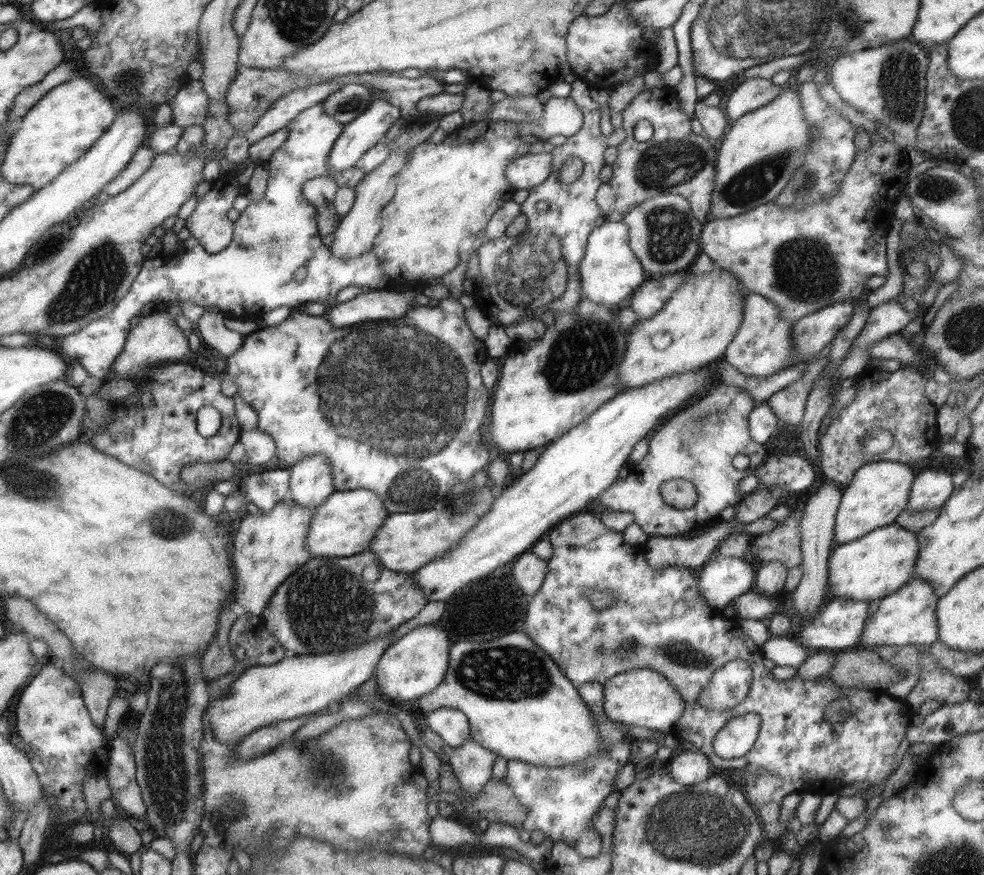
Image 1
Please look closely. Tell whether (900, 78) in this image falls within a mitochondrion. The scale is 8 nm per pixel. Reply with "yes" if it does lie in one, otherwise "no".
yes

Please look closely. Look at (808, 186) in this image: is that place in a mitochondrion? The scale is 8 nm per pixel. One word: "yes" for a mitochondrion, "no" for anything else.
yes

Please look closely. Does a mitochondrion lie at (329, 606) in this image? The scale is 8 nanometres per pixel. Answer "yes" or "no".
yes

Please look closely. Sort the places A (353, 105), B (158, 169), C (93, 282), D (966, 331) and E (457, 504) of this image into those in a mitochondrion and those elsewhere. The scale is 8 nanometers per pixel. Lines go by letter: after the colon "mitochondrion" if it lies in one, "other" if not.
A: mitochondrion
B: other
C: mitochondrion
D: mitochondrion
E: mitochondrion

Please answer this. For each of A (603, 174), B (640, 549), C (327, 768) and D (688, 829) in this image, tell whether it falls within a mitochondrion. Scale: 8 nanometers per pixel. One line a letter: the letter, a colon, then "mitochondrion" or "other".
A: other
B: other
C: mitochondrion
D: mitochondrion

